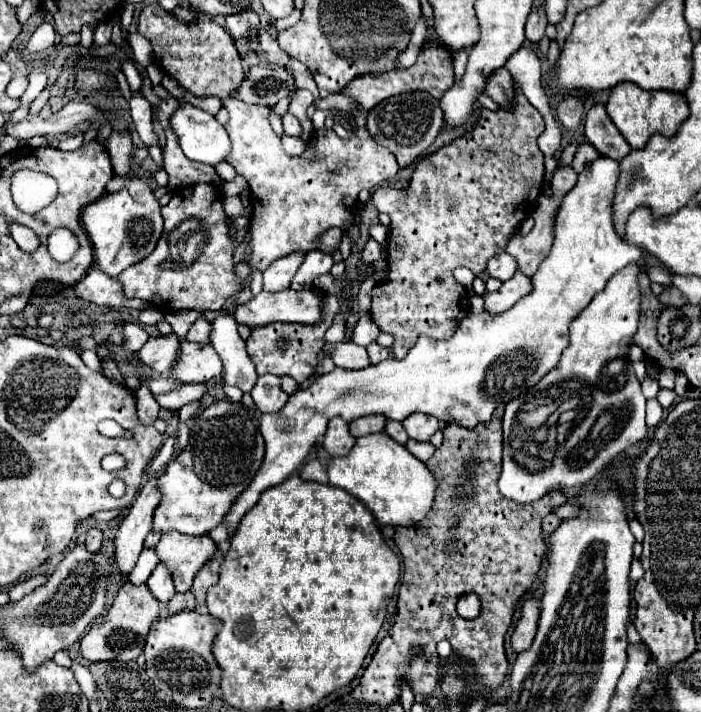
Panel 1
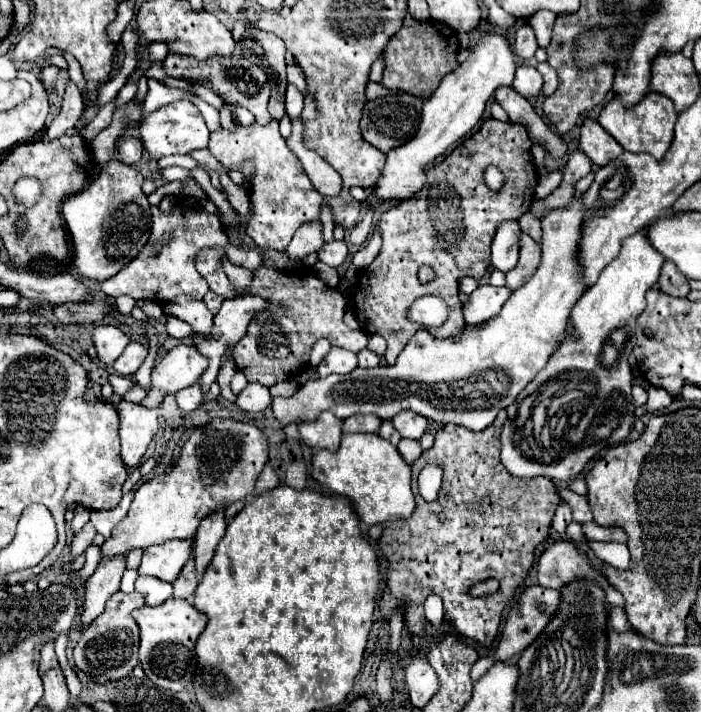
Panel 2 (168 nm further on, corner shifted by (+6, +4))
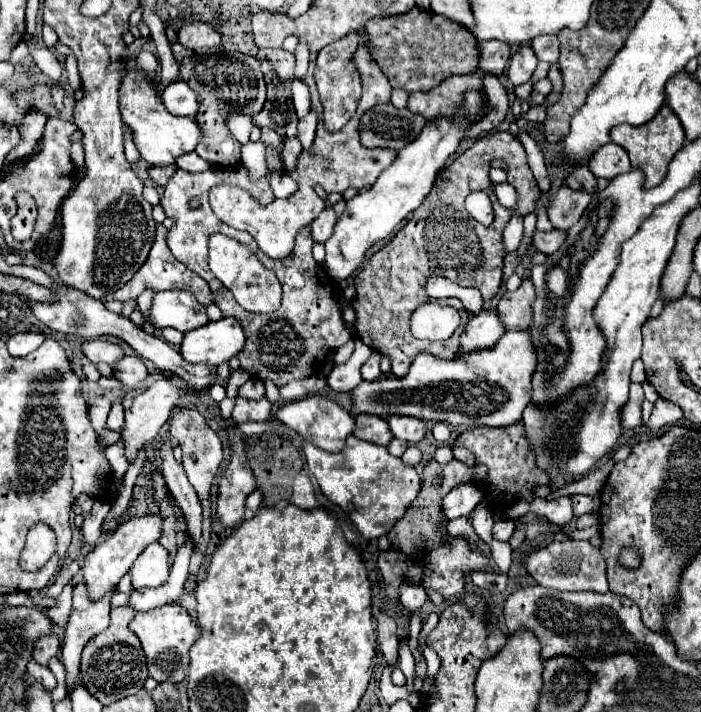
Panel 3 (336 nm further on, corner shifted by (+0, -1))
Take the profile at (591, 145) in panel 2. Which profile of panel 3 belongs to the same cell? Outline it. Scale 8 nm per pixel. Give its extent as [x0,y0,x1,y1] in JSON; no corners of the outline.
[589,144,631,180]

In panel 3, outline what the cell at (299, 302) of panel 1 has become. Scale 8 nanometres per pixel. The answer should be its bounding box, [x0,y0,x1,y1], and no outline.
[181,318,243,366]

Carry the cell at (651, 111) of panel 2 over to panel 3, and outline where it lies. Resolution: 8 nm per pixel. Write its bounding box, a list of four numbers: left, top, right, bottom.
[611,104,685,188]

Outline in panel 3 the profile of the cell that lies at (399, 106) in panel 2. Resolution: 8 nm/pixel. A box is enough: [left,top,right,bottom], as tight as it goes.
[359,104,427,150]

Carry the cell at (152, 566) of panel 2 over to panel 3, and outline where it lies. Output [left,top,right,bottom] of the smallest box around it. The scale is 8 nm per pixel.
[129,542,171,590]

